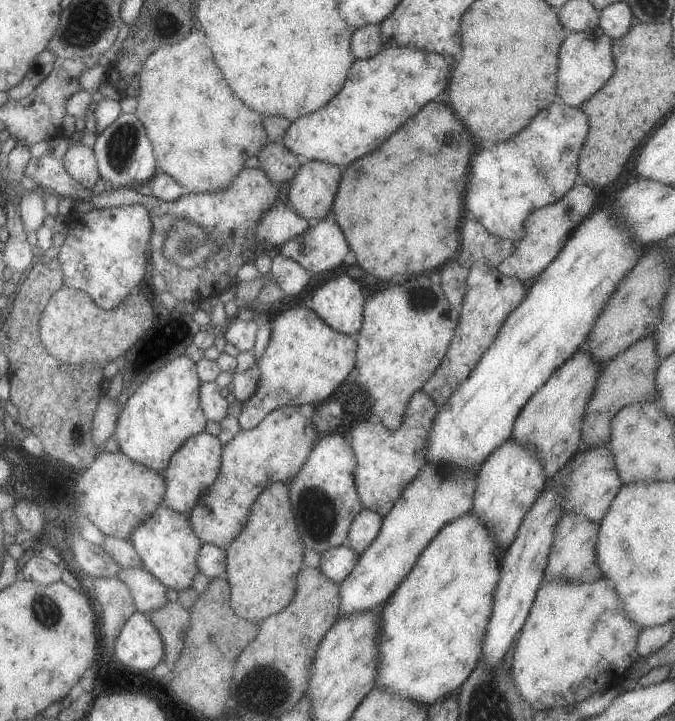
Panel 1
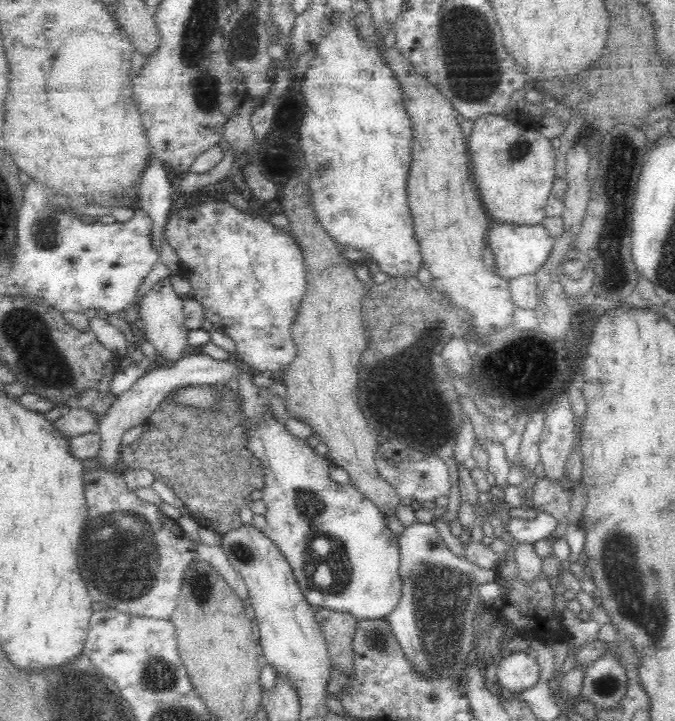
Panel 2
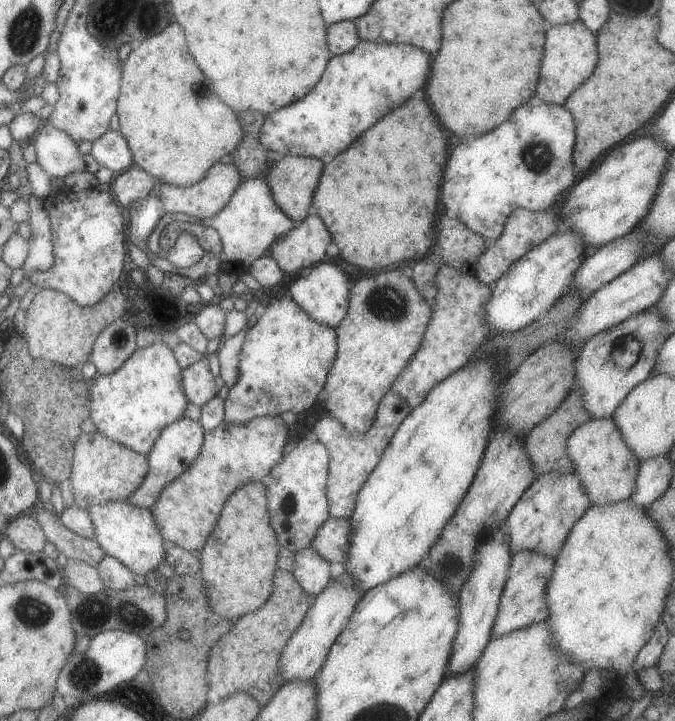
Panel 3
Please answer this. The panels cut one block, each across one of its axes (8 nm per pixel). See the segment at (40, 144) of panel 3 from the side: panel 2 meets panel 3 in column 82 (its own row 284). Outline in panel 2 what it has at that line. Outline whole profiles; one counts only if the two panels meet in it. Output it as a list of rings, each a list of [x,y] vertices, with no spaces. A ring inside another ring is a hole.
[[[170,276],[164,277],[156,282],[151,290],[142,298],[140,302],[140,317],[144,321],[146,331],[145,338],[154,346],[158,354],[165,360],[168,366],[183,359],[188,348],[188,333],[190,330],[184,326],[183,299],[172,289]]]

